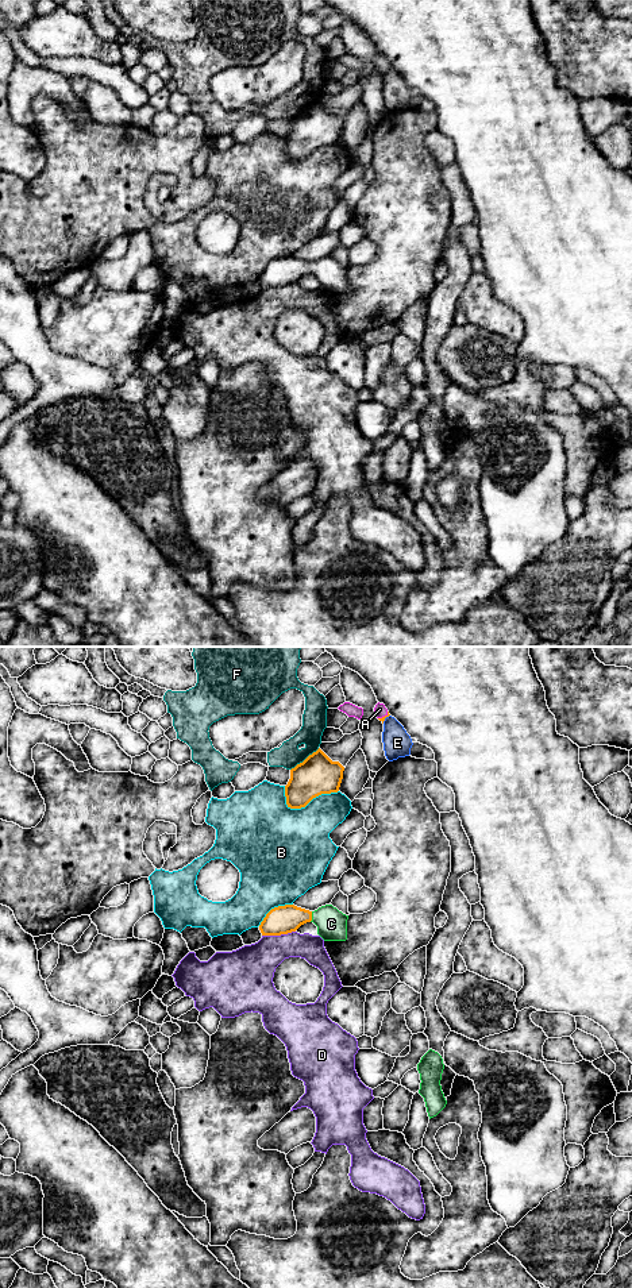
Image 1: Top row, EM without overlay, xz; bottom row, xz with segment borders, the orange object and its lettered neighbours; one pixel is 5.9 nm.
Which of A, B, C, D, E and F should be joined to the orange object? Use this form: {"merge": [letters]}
{"merge": ["C"]}

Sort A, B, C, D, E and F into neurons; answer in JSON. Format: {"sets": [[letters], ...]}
{"sets": [["A"], ["B"], ["C"], ["D"], ["E"], ["F"]]}

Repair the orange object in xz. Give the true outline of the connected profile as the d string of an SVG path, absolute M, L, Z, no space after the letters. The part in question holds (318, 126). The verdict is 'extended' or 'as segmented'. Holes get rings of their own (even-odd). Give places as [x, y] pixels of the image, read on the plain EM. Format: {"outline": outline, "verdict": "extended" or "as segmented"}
{"outline": "M319 100L290 122L290 131L285 138L288 159L301 161L321 146L338 144L343 123L344 119L339 113L332 113Z", "verdict": "as segmented"}

